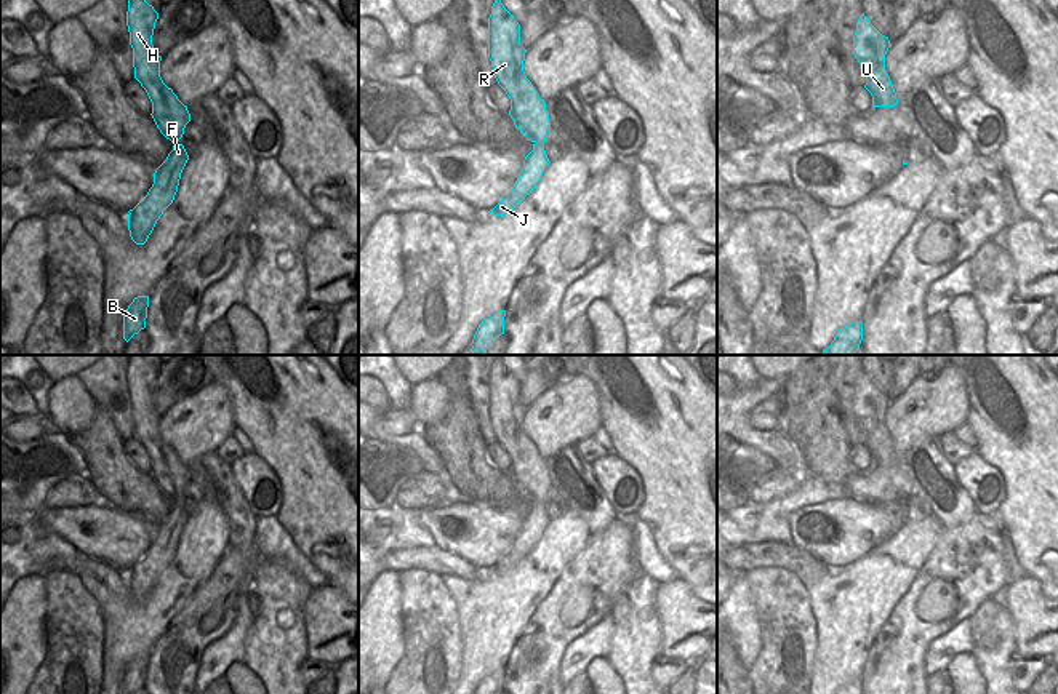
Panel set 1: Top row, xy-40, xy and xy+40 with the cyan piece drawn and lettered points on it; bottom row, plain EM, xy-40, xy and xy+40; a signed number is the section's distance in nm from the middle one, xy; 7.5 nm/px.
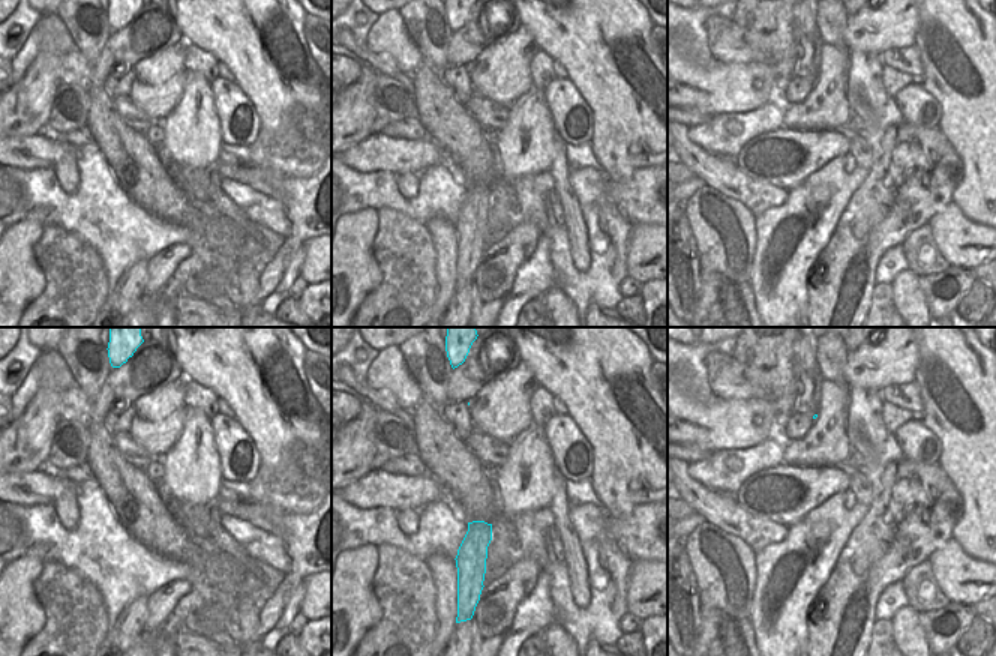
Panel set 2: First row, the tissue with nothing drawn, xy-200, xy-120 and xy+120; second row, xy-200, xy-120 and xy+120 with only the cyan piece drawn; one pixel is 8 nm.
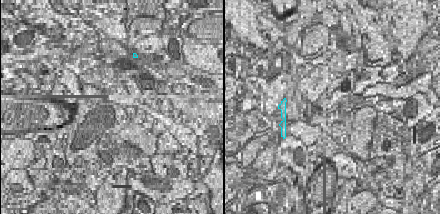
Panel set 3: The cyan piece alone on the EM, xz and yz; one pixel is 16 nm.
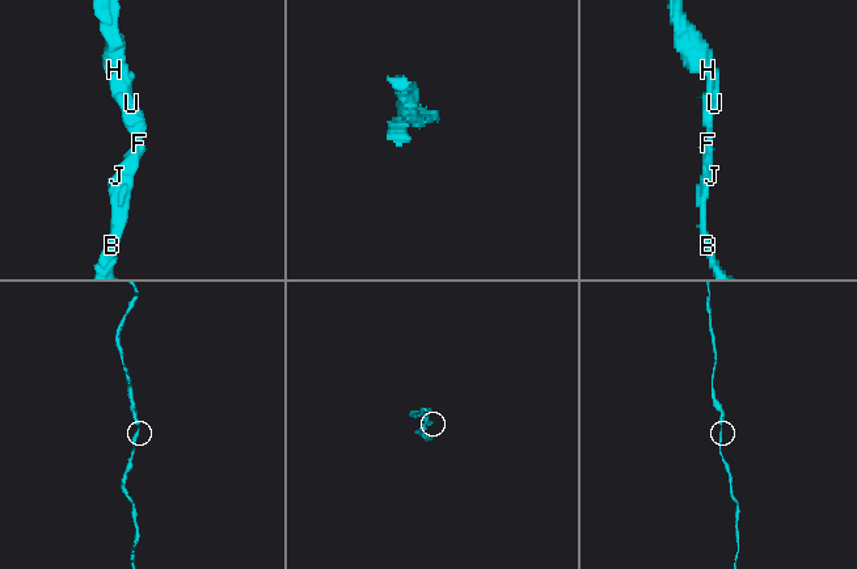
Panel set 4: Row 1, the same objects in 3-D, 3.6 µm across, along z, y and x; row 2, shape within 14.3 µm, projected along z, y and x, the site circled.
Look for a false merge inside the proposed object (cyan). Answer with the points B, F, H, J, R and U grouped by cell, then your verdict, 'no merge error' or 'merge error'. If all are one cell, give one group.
B F H J R U | no merge error

